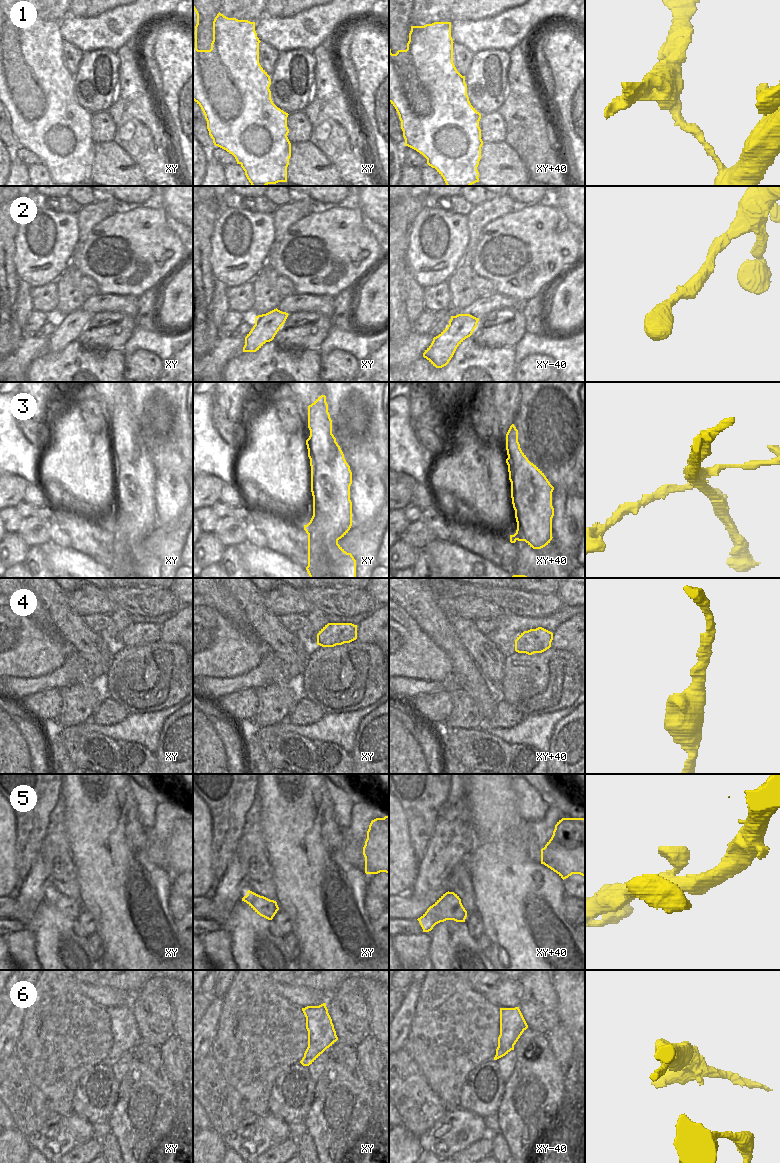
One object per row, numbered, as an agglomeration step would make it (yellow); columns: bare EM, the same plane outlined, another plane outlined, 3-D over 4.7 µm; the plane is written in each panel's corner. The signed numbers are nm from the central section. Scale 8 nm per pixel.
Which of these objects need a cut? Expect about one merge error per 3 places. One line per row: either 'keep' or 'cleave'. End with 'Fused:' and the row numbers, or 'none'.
1: cleave
2: keep
3: cleave
4: keep
5: keep
6: keep
Fused: 1, 3

